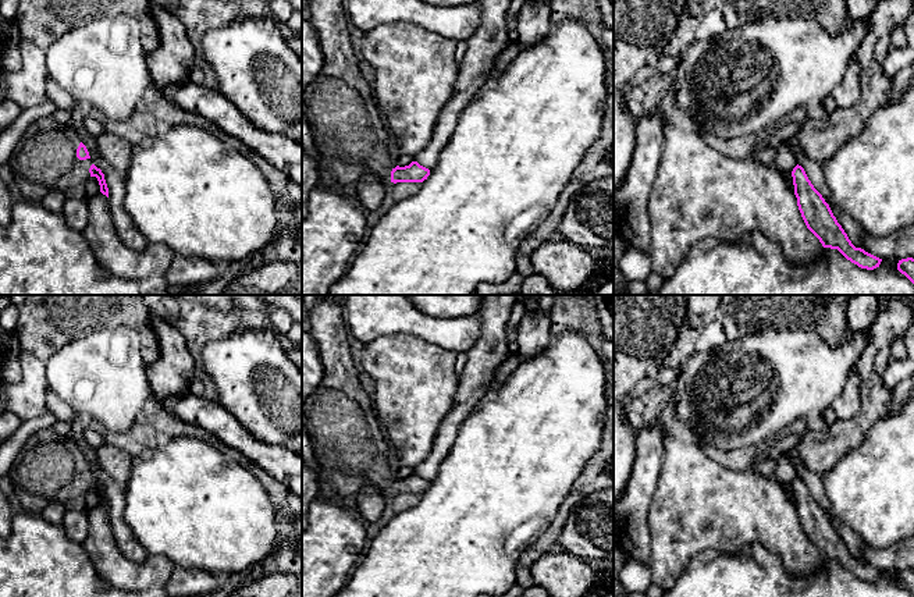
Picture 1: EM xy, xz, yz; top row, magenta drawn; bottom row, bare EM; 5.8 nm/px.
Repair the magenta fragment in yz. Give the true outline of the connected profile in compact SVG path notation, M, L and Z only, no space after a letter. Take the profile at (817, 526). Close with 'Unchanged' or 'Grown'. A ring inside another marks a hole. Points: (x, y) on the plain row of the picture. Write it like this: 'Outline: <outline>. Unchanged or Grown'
Outline: M797 476L792 488L801 529L822 558L837 561L847 572L861 580L874 582L879 579L882 571L851 555L829 516L808 491L804 480Z. Unchanged

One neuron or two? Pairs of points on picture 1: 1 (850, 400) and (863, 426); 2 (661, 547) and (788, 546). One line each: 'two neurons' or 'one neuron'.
1: two neurons
2: one neuron

